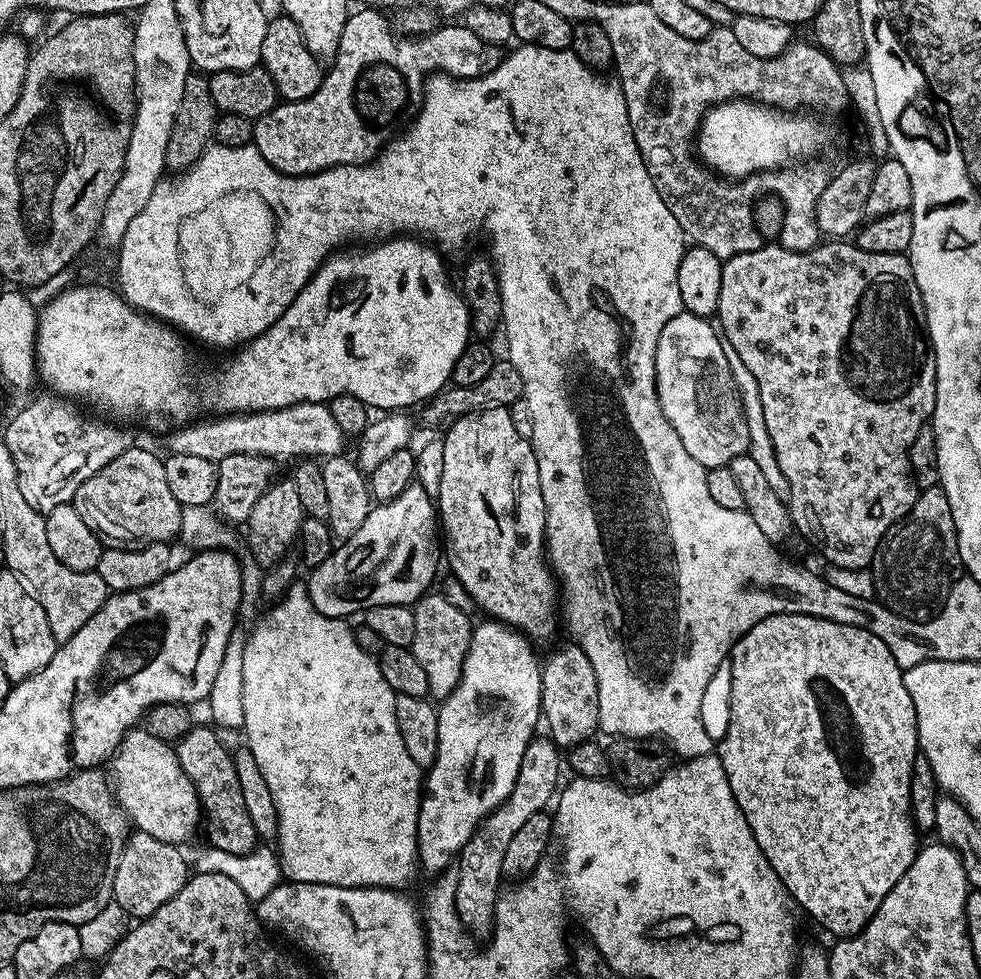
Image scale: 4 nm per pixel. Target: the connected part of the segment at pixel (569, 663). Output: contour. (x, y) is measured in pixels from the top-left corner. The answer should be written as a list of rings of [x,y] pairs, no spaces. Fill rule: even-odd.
[[[567,643],[548,661],[543,661],[540,673],[540,711],[546,724],[548,720],[547,735],[560,750],[589,743],[600,727],[598,678],[594,674],[594,666],[590,666],[590,658],[586,658],[579,644]]]

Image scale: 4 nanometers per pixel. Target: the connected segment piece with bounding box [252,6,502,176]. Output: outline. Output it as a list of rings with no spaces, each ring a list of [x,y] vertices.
[[[365,6],[361,12],[353,11],[346,26],[342,26],[342,38],[338,38],[338,50],[330,64],[332,69],[327,69],[318,90],[310,94],[310,98],[277,103],[276,107],[254,121],[252,143],[274,170],[284,176],[309,176],[343,164],[367,164],[376,159],[383,152],[384,145],[393,139],[396,123],[407,112],[415,113],[423,104],[427,77],[443,74],[458,80],[477,80],[501,67],[501,45],[485,44],[463,23],[448,22],[445,28],[436,26],[427,34],[399,40],[384,16],[387,15],[383,11],[371,6]]]

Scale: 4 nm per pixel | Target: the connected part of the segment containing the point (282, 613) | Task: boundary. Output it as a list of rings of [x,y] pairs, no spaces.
[[[293,586],[284,593],[282,599],[276,604],[260,621],[256,624],[256,629],[248,632],[248,641],[244,647],[242,654],[242,710],[244,711],[244,727],[242,736],[246,739],[246,746],[254,754],[254,762],[258,762],[258,770],[262,770],[262,778],[266,778],[266,786],[270,786],[270,794],[274,794],[274,806],[278,810],[278,834],[275,843],[280,844],[278,847],[278,859],[283,875],[289,881],[298,884],[333,884],[334,886],[342,886],[343,888],[396,888],[399,885],[400,876],[404,876],[408,872],[408,867],[414,864],[418,853],[416,851],[416,823],[418,822],[418,814],[420,813],[420,797],[422,795],[422,770],[418,766],[418,762],[414,762],[408,758],[406,754],[406,746],[402,746],[402,734],[398,734],[398,722],[394,718],[394,702],[396,701],[396,692],[390,686],[390,682],[386,682],[386,678],[382,678],[382,670],[380,669],[379,659],[370,654],[366,654],[366,650],[362,650],[362,646],[358,646],[356,641],[356,633],[353,625],[347,619],[337,618],[334,616],[323,616],[314,610],[314,606],[308,601],[308,590],[304,586]]]

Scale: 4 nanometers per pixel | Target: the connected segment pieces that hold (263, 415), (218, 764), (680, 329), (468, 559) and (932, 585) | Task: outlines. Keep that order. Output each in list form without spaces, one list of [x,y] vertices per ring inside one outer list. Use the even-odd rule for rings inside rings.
[[[327,403],[295,404],[269,412],[220,414],[215,418],[217,420],[197,419],[167,433],[167,451],[217,462],[222,458],[230,458],[232,454],[271,456],[274,460],[283,462],[292,460],[295,456],[339,456],[345,451],[345,434],[338,422],[334,422],[334,414],[330,414]]]
[[[194,726],[181,740],[176,741],[174,747],[178,762],[194,784],[194,790],[200,799],[206,826],[208,822],[209,845],[223,852],[244,856],[258,844],[254,822],[250,822],[250,813],[246,811],[246,801],[242,798],[242,786],[238,786],[233,753],[224,747],[215,731],[208,728]]]
[[[682,311],[670,318],[666,326],[662,326],[656,347],[656,396],[660,400],[662,414],[670,426],[678,430],[678,438],[682,438],[682,446],[686,446],[688,453],[704,468],[726,468],[734,458],[748,452],[750,430],[746,408],[744,412],[740,392],[736,389],[736,376],[732,373],[733,361],[729,349],[721,333],[708,324],[711,323],[705,317]]]
[[[491,408],[481,412],[471,412],[460,417],[459,420],[451,421],[447,425],[448,433],[442,436],[445,449],[443,451],[443,471],[440,493],[438,495],[438,520],[448,531],[446,536],[446,564],[449,564],[451,575],[466,586],[466,594],[470,594],[473,605],[477,609],[481,608],[485,617],[499,620],[502,624],[508,624],[517,632],[524,633],[529,638],[535,636],[548,636],[558,624],[558,580],[546,559],[546,537],[544,534],[544,523],[546,522],[546,510],[544,509],[544,499],[542,498],[542,486],[538,478],[538,462],[532,449],[531,440],[522,438],[518,430],[514,430],[514,422],[510,422],[510,414],[506,408]]]
[[[937,486],[921,491],[904,518],[886,530],[872,559],[870,571],[876,587],[875,599],[885,604],[890,611],[899,612],[901,616],[911,616],[917,621],[930,620],[940,611],[949,590],[962,575],[954,514],[943,488]]]

